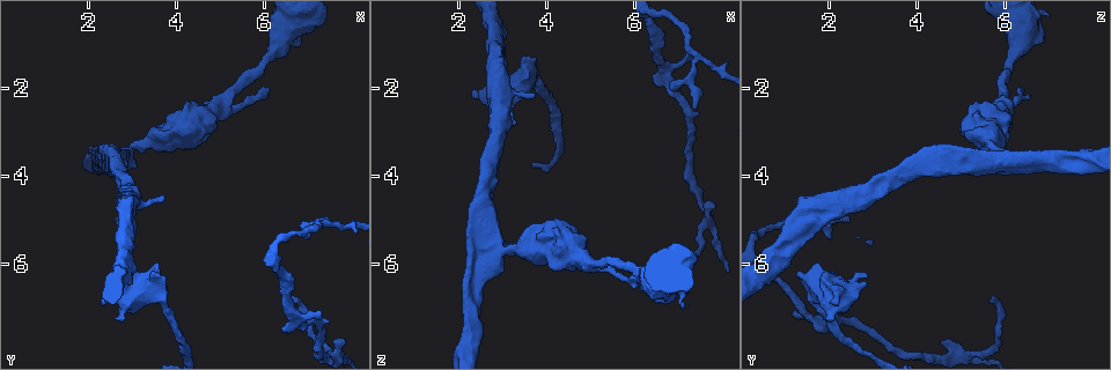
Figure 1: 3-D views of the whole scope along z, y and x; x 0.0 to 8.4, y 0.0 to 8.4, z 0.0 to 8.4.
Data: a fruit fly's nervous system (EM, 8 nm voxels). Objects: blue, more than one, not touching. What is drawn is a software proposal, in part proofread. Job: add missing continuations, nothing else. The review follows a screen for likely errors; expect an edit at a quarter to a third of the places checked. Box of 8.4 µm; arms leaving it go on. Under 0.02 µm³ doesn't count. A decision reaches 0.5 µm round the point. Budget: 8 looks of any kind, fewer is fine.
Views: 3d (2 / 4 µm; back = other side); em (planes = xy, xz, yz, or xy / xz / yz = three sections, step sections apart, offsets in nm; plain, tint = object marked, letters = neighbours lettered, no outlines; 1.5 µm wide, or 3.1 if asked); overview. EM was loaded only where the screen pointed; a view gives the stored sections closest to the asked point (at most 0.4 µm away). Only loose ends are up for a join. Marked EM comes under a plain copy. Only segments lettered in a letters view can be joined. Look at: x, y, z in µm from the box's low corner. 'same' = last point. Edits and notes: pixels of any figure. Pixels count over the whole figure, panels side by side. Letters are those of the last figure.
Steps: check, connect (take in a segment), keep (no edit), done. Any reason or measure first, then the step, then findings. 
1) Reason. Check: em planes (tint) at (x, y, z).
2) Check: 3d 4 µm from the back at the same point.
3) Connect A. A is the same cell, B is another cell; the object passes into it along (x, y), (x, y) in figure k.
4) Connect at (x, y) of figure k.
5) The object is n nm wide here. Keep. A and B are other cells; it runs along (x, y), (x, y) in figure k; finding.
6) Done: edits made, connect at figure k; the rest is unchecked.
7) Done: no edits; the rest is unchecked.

Thin end. Check: 3d 2 µm at (6.55, 6.75, 5.65).

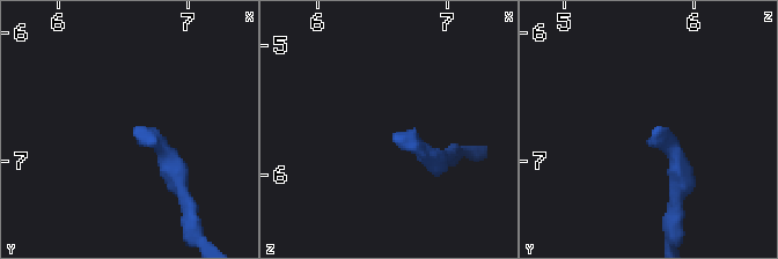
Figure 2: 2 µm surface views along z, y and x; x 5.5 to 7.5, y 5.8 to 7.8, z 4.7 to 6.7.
Check: em planes (letters) at (6.62, 6.72, 5.68).

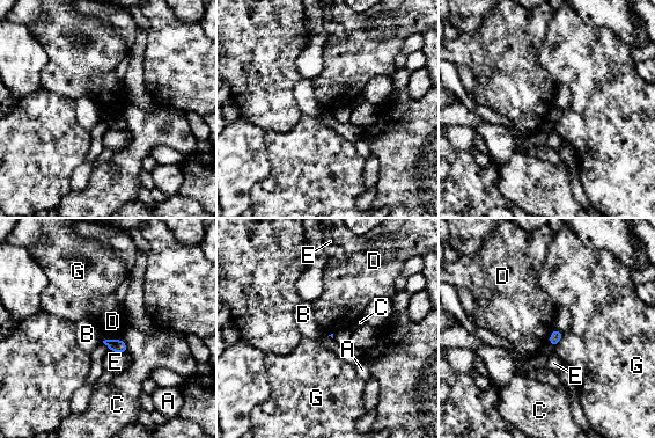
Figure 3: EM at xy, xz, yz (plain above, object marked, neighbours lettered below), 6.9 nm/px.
Keep. A, B, C, D, E and G are other cells; no lettered segment goes on from it.

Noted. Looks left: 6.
Thick end. Check: 3d 2 µm at (3.55, 6.05, 1.80).

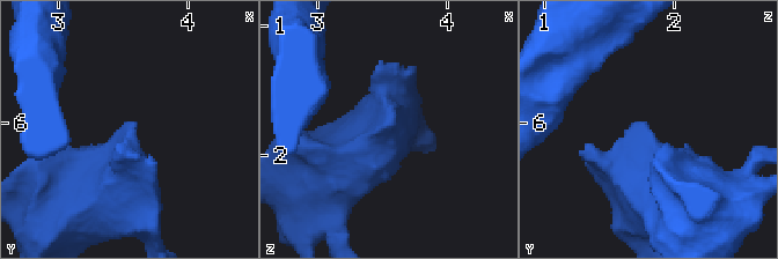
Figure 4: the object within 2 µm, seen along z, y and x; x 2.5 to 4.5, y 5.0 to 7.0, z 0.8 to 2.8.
Check: em planes (letters) at (3.58, 6.00, 1.74).

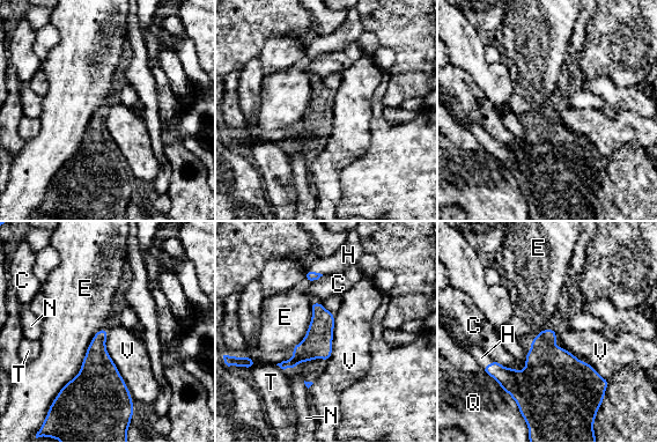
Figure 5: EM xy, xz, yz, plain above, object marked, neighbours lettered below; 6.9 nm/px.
Connect H. H is the same cell, C, E, N, Q, T and V are other cells; the object passes into it along (310, 275), (316, 271), (347, 255) in figure 5; the neuron continues.

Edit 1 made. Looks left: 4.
Tapers out. Check: 3d 4 µm at (6.10, 1.95, 6.40).

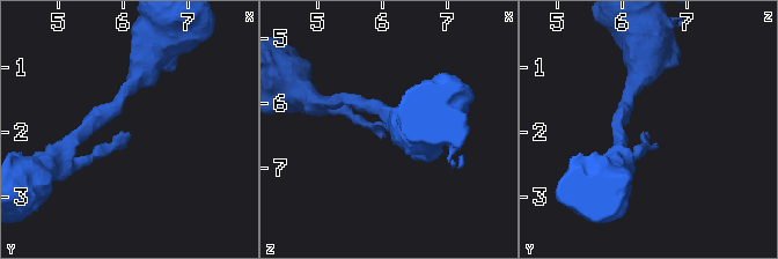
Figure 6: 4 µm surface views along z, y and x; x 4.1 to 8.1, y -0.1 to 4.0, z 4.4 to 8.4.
Check: em planes (letters) at (6.10, 2.00, 6.40).

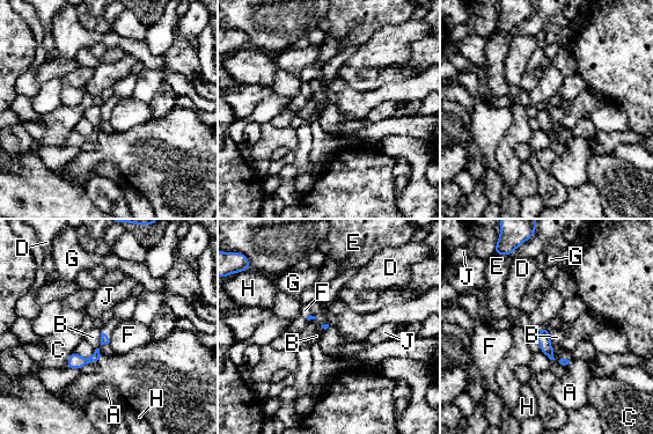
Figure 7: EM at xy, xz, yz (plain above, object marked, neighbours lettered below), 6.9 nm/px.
Keep. A, B, C, D, E, F, G, H and J are other cells; a border runs along (535, 339), (541, 350) in figure 7; none of them fits.

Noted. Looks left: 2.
Done: edits made, connect at figure 5; the rest is unchecked.

